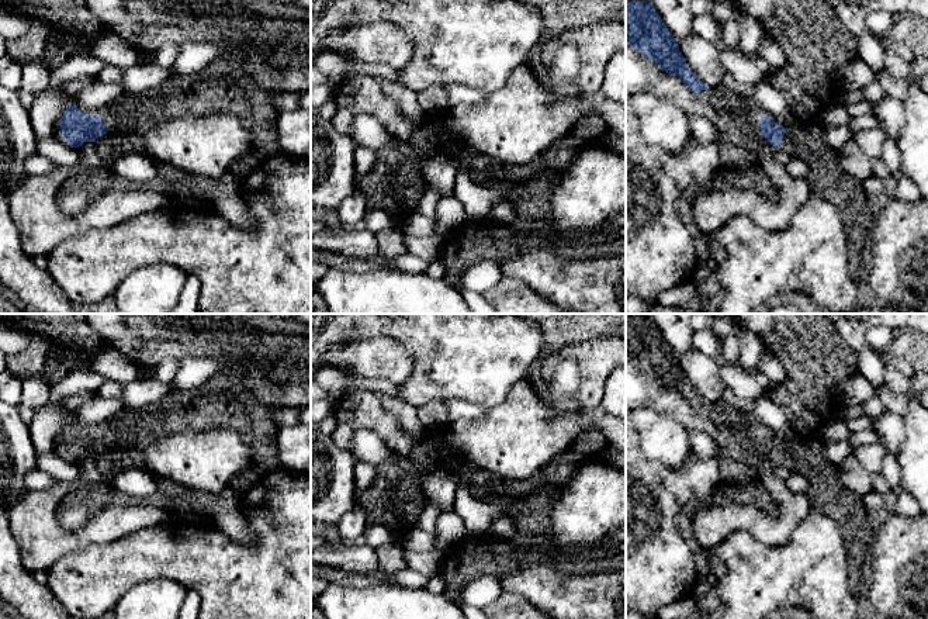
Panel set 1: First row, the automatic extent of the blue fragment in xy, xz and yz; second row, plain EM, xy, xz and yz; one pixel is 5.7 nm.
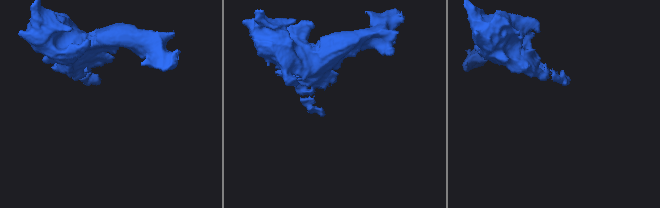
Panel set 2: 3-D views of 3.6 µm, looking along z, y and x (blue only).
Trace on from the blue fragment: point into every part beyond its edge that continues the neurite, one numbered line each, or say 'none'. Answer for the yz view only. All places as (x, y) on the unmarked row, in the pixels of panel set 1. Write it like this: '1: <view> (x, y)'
1: yz (751, 426)

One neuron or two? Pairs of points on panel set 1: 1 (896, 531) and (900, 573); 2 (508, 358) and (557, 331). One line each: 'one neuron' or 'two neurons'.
1: one neuron
2: two neurons

